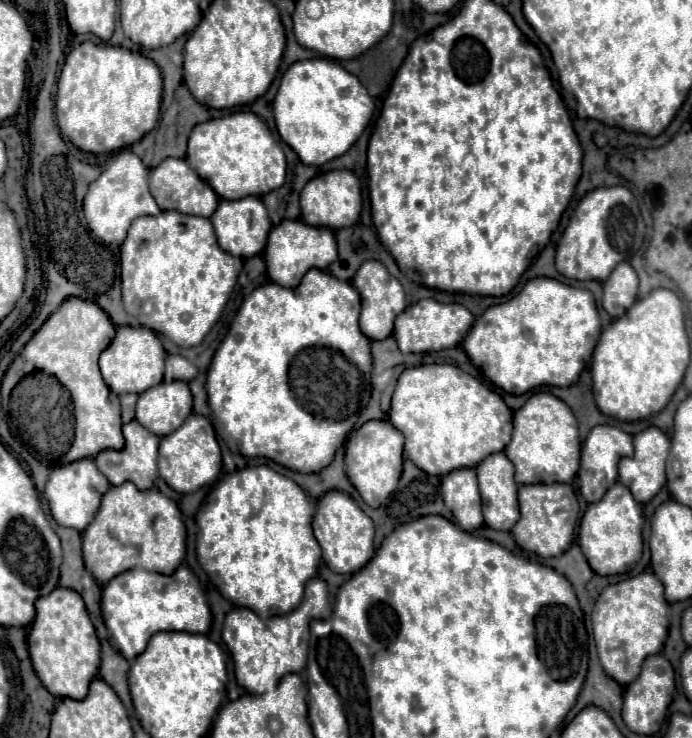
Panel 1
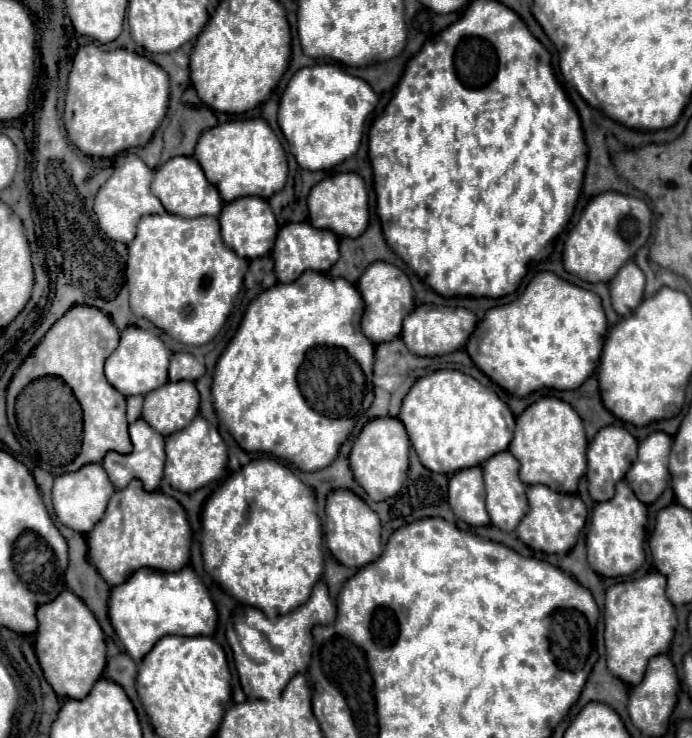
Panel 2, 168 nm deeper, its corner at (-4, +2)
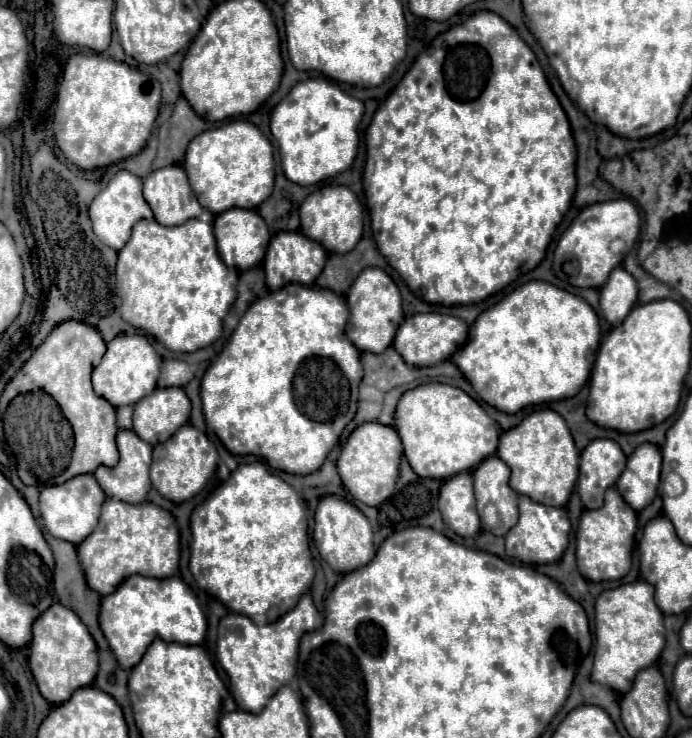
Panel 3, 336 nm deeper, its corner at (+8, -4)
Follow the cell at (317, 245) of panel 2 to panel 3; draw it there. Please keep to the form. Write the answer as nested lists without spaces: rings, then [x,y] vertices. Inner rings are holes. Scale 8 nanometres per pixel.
[[[280,232],[270,240],[266,258],[264,258],[264,272],[266,272],[266,284],[270,290],[278,290],[288,282],[298,282],[312,286],[322,272],[326,264],[328,252],[322,248],[322,244],[316,244],[316,240],[308,240],[300,232]]]

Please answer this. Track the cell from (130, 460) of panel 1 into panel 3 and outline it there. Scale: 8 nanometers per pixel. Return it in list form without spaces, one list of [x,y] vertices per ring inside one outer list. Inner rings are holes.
[[[120,430],[116,436],[116,444],[120,450],[120,462],[114,468],[108,468],[108,466],[96,468],[94,476],[106,496],[116,498],[116,500],[124,500],[128,504],[140,504],[146,500],[146,494],[150,490],[148,470],[152,464],[152,446],[148,442],[140,440],[134,430]]]

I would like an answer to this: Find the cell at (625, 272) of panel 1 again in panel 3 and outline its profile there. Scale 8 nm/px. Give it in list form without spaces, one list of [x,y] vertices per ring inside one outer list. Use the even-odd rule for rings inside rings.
[[[614,268],[606,284],[600,288],[600,308],[612,326],[620,326],[632,310],[638,296],[636,280],[622,268]]]

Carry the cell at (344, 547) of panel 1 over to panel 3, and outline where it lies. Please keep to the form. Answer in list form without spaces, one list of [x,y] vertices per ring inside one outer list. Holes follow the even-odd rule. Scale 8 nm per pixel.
[[[324,496],[316,508],[316,526],[314,526],[314,546],[320,556],[336,572],[352,572],[360,566],[366,566],[374,558],[372,526],[368,518],[350,502],[340,496]]]

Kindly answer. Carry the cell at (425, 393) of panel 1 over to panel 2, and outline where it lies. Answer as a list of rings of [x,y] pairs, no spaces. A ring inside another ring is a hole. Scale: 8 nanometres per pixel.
[[[438,370],[420,378],[406,394],[398,418],[404,422],[420,462],[440,474],[480,466],[492,454],[504,452],[514,430],[510,408],[490,388],[458,370]]]

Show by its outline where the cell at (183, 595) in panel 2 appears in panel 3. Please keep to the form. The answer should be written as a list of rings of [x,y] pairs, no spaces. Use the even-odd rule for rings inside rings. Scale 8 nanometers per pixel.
[[[140,574],[130,576],[118,586],[116,592],[102,598],[100,626],[118,664],[126,672],[130,672],[140,662],[146,648],[156,638],[164,642],[202,644],[206,637],[206,616],[198,606],[194,594],[178,576],[164,580],[146,578]]]

